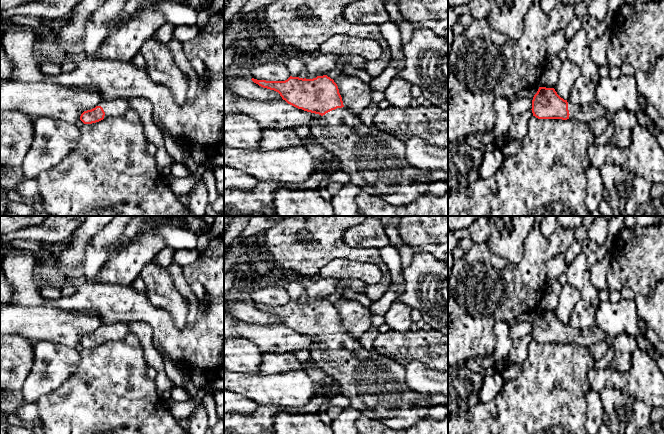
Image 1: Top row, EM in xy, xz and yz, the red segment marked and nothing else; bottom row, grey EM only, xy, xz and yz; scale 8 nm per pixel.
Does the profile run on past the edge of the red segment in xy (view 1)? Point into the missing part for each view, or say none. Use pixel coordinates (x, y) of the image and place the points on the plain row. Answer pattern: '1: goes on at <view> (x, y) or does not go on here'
1: goes on at xy (118, 331)

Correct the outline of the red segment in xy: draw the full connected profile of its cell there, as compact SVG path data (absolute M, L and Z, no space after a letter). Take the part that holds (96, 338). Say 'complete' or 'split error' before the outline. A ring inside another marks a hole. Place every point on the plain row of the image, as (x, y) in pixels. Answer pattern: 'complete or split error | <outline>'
split error | M124 322L103 324L95 332L84 335L80 340L80 344L84 348L92 348L109 341L126 339L130 332L129 326Z

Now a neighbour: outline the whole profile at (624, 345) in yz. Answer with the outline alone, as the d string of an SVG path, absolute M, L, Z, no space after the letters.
M621 334L614 338L612 347L615 350L615 358L609 367L620 373L627 372L632 366L632 355L638 349L635 336Z

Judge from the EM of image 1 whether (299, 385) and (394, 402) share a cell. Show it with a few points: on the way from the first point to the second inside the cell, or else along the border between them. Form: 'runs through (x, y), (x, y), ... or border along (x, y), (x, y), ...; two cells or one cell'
border along (327, 374), (339, 384), (341, 392); two cells

